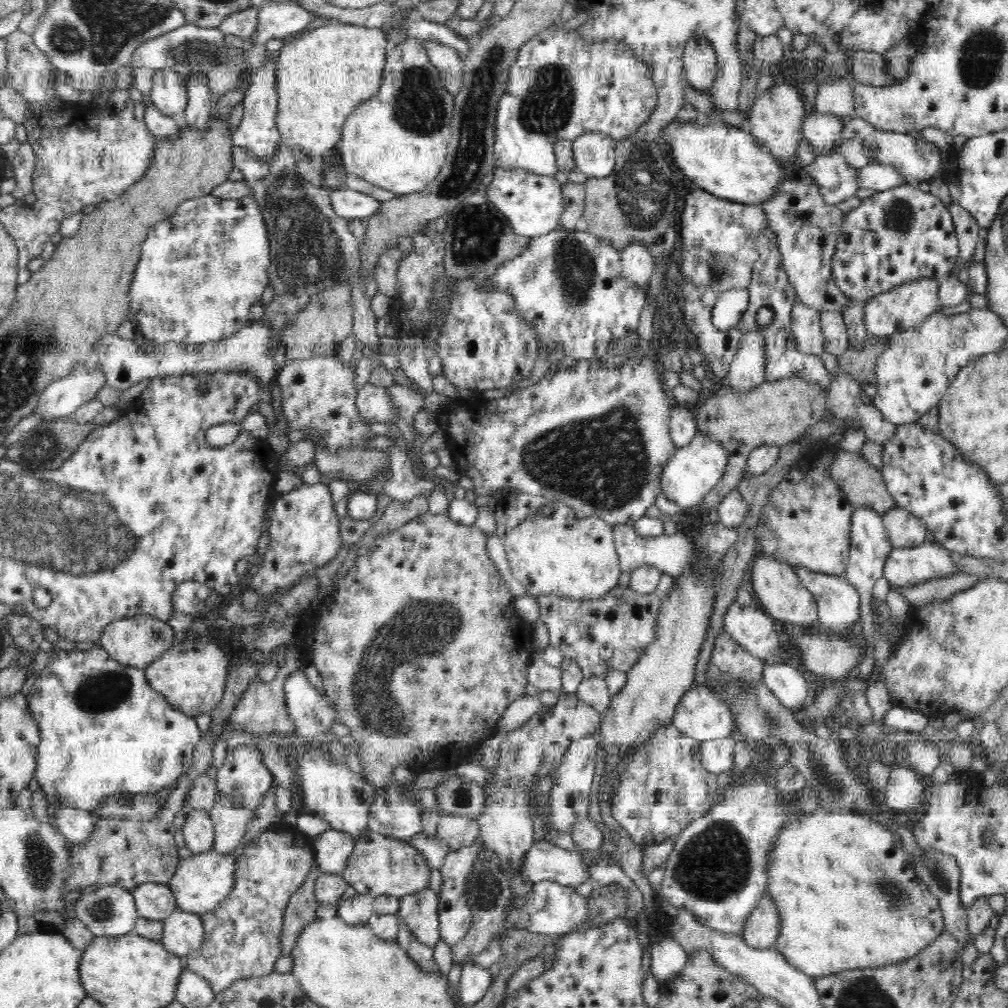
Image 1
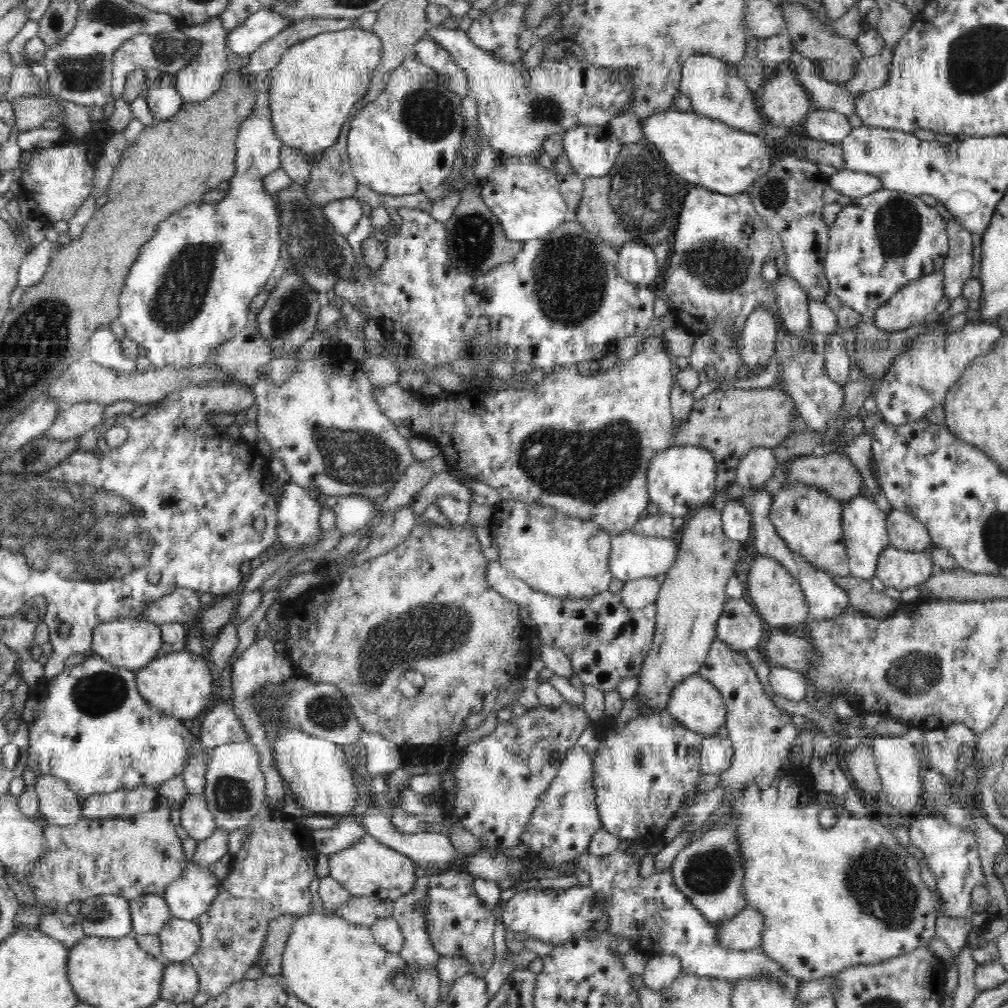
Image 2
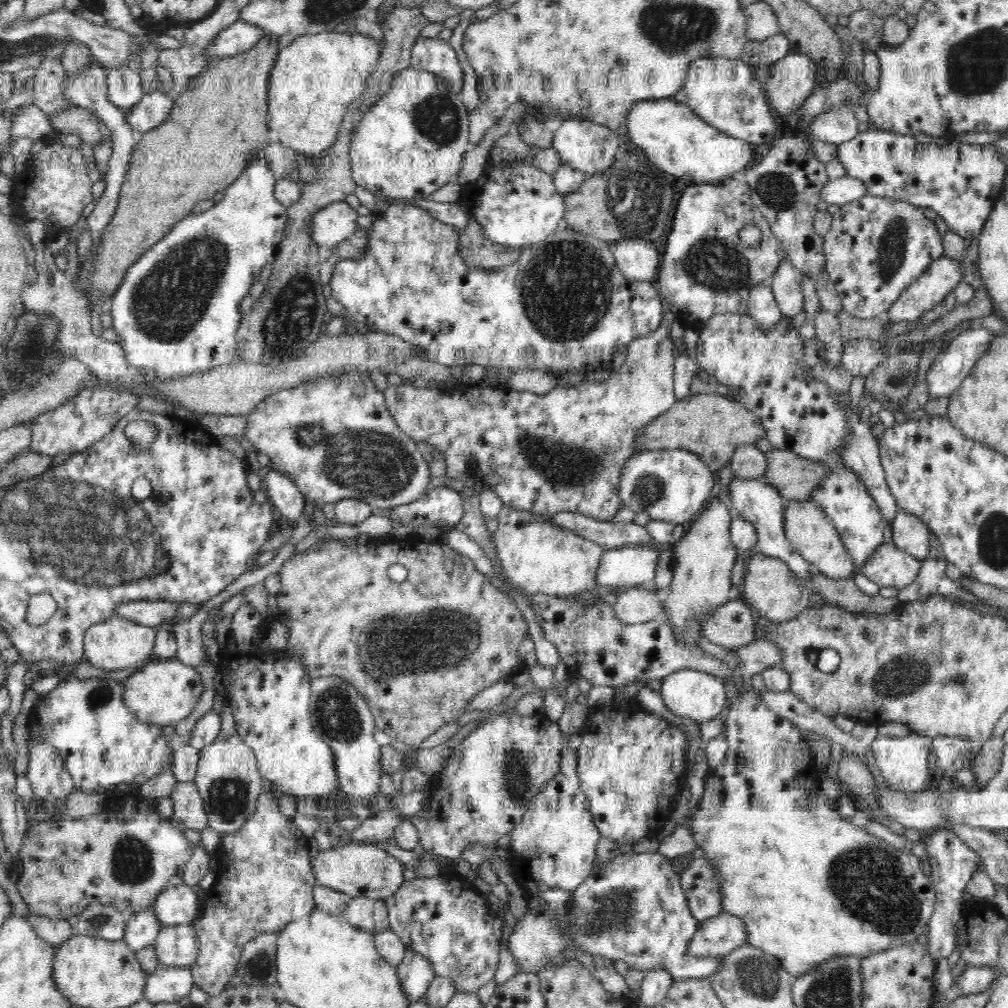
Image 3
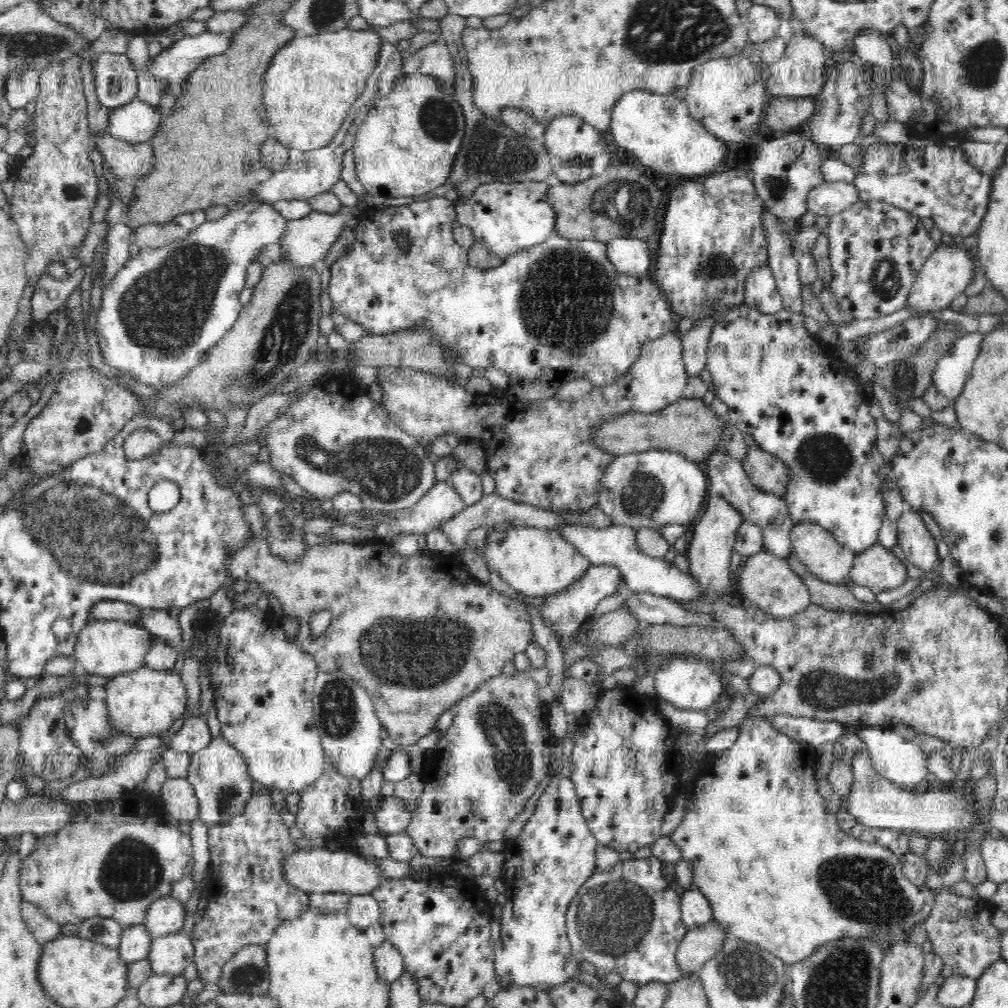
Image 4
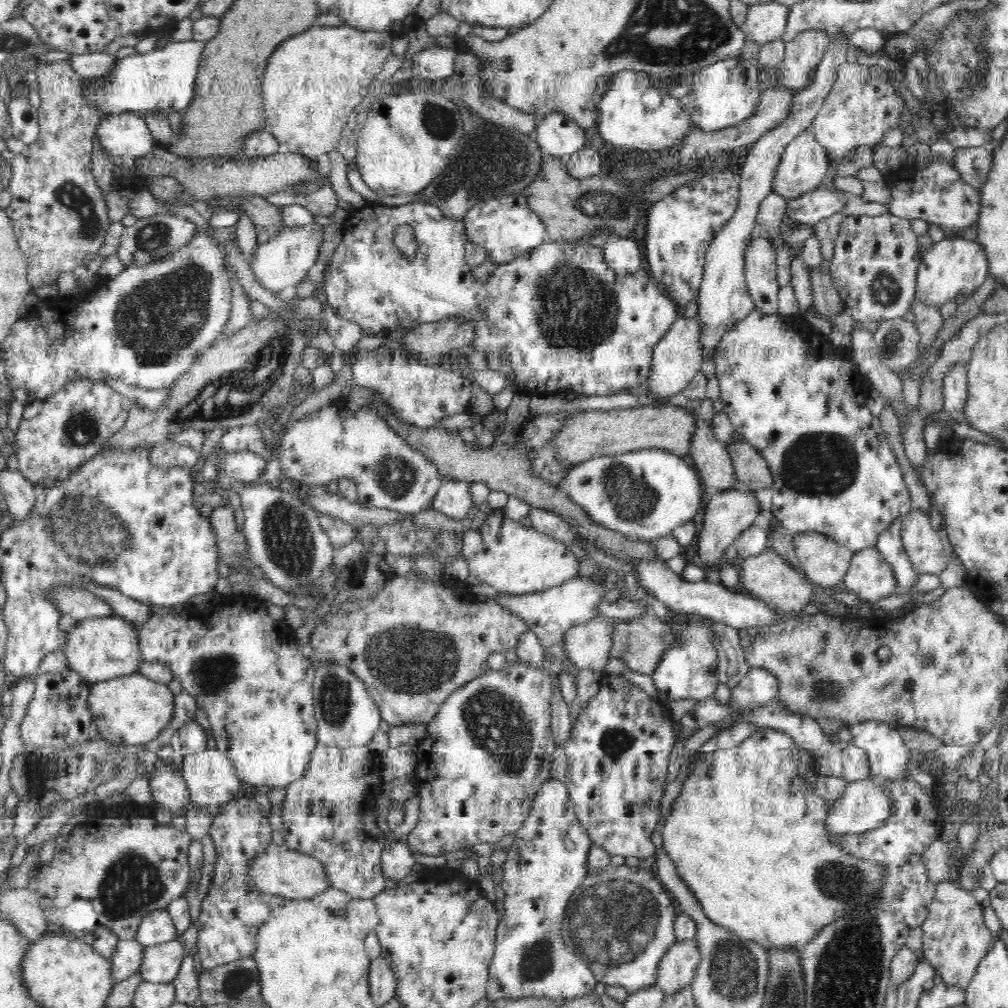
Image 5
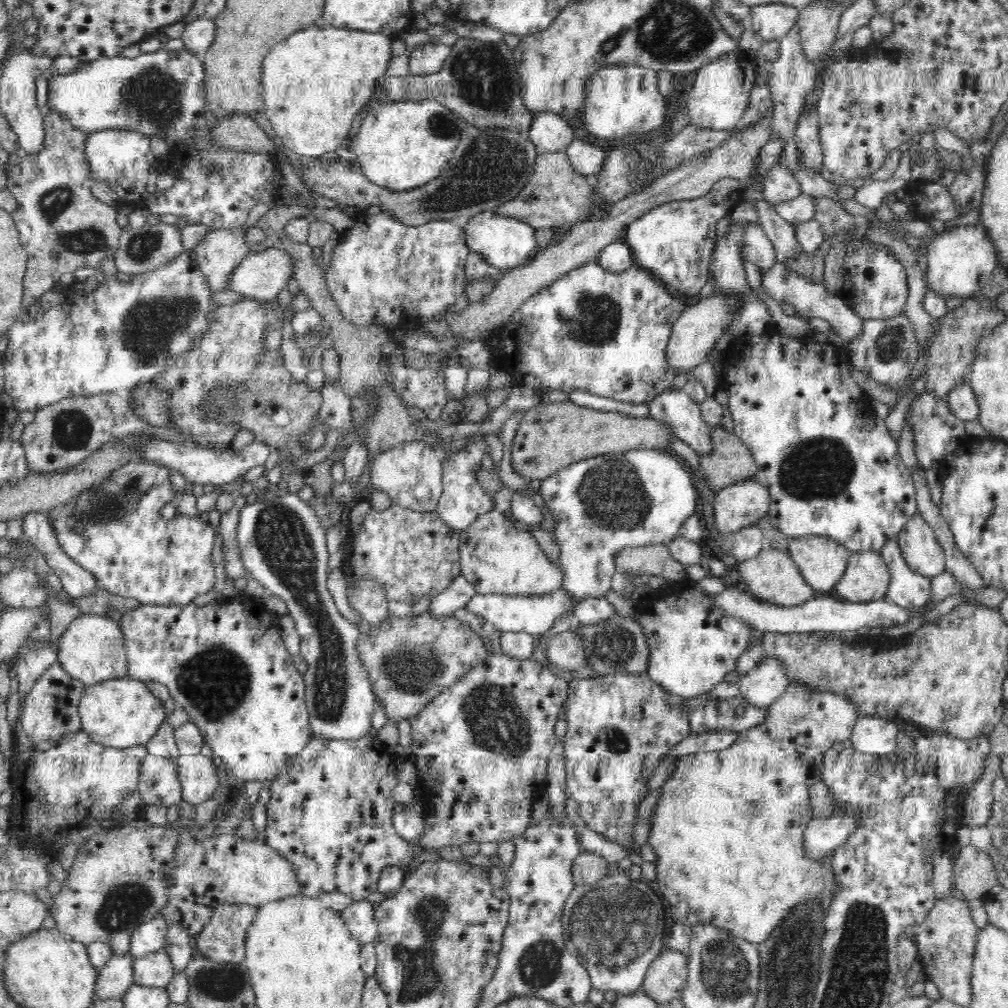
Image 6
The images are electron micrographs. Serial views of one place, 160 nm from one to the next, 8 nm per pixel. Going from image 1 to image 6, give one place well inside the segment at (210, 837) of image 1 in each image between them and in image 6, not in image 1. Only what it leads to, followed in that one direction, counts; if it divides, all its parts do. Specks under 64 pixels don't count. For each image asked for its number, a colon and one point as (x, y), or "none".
2: (196, 819)
3: (188, 807)
4: (180, 802)
5: (169, 790)
6: (158, 783)

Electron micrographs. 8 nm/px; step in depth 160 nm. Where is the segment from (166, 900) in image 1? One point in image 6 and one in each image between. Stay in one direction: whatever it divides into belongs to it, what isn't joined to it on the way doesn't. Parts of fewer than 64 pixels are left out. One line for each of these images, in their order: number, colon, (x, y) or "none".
2: (149, 913)
3: (141, 930)
4: (135, 943)
5: (127, 958)
6: (114, 978)

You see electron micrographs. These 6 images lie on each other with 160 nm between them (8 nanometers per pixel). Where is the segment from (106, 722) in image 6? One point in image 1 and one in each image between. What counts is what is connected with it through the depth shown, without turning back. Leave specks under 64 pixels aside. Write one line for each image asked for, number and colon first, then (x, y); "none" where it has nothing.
1: (191, 675)
2: (179, 684)
3: (163, 692)
4: (145, 702)
5: (131, 709)

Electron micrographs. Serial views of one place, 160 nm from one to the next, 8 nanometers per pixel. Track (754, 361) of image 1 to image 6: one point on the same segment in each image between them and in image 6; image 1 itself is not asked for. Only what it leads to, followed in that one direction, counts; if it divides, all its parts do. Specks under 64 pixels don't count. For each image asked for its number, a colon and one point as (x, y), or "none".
2: (758, 336)
3: (762, 305)
4: (761, 293)
5: (760, 270)
6: (757, 247)

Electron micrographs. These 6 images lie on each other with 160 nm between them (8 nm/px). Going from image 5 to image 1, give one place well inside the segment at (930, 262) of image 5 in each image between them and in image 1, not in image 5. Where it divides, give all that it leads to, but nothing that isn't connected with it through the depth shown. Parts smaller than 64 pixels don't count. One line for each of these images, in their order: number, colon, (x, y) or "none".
1: (906, 306)
2: (914, 305)
3: (941, 278)
4: (948, 271)

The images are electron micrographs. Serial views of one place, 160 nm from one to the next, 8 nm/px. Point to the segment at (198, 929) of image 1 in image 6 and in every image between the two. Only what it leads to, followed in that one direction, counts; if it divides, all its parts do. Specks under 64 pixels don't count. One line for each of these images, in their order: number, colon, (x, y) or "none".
2: (180, 939)
3: (177, 945)
4: (170, 954)
5: (160, 963)
6: (153, 970)

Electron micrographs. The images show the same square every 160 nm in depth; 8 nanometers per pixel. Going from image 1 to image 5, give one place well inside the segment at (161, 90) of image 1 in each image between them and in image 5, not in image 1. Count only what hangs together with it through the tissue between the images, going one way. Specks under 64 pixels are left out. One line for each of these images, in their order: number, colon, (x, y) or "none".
2: (164, 101)
3: (152, 110)
4: (135, 122)
5: (125, 137)

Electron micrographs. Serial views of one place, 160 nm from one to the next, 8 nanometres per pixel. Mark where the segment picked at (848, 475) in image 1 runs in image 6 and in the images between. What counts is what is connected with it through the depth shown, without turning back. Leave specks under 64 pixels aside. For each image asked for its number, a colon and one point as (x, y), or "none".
2: (833, 473)
3: (795, 477)
4: (767, 472)
5: (751, 471)
6: (730, 461)

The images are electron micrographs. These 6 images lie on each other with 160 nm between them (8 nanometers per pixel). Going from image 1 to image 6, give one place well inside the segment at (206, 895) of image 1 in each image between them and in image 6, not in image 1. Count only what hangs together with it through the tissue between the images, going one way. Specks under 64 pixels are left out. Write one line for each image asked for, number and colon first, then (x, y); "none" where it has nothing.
2: (188, 897)
3: (178, 904)
4: (166, 916)
5: (158, 928)
6: (149, 937)

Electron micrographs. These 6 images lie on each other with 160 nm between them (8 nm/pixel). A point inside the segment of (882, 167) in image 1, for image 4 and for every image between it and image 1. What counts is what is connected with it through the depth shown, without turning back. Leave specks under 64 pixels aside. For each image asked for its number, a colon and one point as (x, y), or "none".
2: (847, 182)
3: (840, 191)
4: (829, 198)

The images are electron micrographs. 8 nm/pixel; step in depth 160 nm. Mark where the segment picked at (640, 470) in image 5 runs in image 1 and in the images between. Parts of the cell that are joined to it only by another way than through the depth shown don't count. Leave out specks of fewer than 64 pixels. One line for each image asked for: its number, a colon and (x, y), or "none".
1: (691, 472)
2: (679, 479)
3: (674, 484)
4: (654, 488)

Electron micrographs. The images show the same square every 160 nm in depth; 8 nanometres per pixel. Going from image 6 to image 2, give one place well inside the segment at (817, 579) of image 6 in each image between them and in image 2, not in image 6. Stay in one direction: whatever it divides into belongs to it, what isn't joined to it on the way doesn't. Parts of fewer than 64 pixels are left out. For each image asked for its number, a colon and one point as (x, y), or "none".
2: (809, 520)
3: (811, 534)
4: (827, 559)
5: (824, 562)

